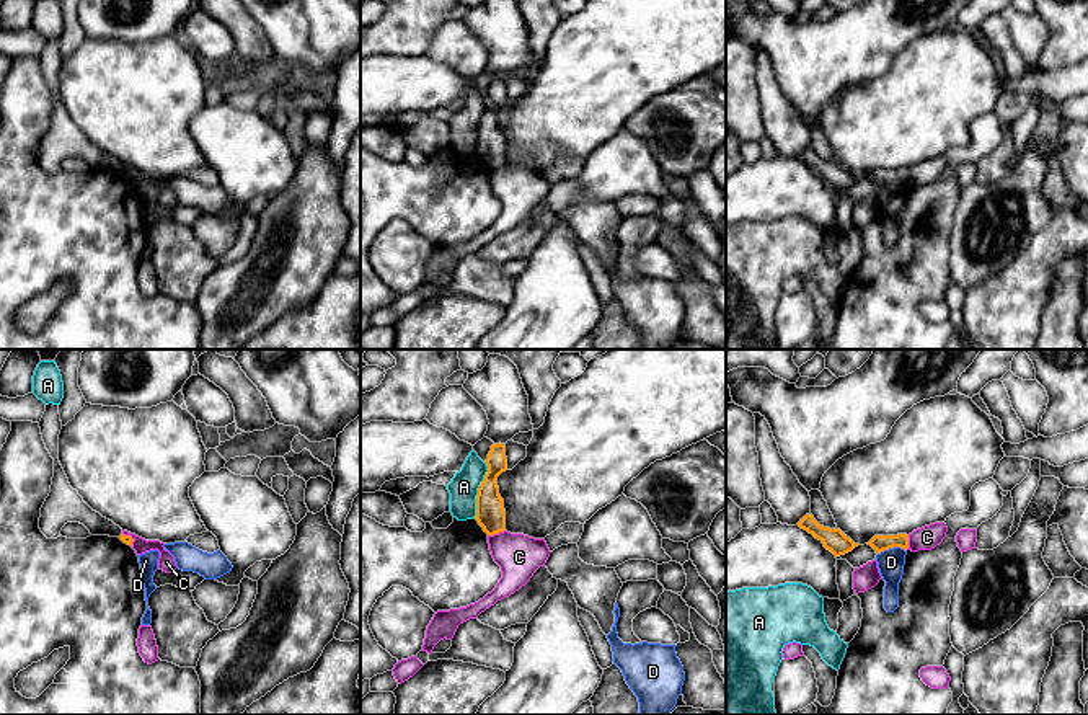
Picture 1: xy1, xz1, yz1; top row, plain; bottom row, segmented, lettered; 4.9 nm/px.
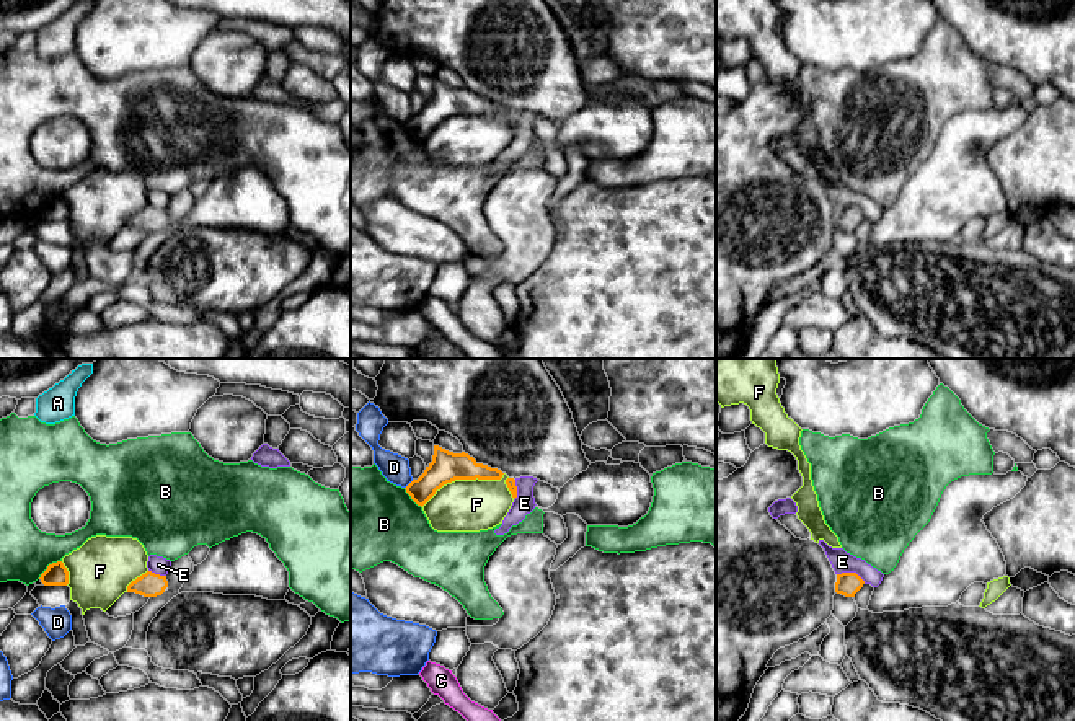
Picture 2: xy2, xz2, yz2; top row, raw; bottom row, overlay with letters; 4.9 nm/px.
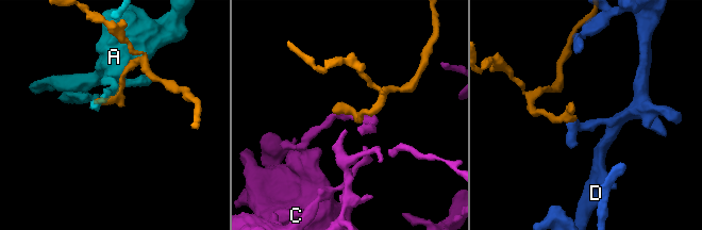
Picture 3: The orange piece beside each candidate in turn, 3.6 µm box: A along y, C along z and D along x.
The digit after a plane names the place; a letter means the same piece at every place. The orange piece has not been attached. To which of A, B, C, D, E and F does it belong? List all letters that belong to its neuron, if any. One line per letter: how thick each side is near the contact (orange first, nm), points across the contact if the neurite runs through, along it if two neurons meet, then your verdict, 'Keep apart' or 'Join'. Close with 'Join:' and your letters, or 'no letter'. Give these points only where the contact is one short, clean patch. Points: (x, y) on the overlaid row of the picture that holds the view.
A: Thickness 140 nm (orange) against 140 nm. Keep apart
B: Thickness 110 nm (orange) against 260 nm. Keep apart
C: Thickness 140 nm (orange) against 220 nm. Boundary: xz1 (504, 529), (488, 536). Keep apart
D: Thickness 80 nm (orange) against 130 nm. Keep apart
E: Thickness 120 nm (orange) against 110 nm. Boundary: yz2 (837, 573), (855, 573), (865, 583). Keep apart
F: Thickness 160 nm (orange) against 260 nm. Keep apart
Join: no letter

